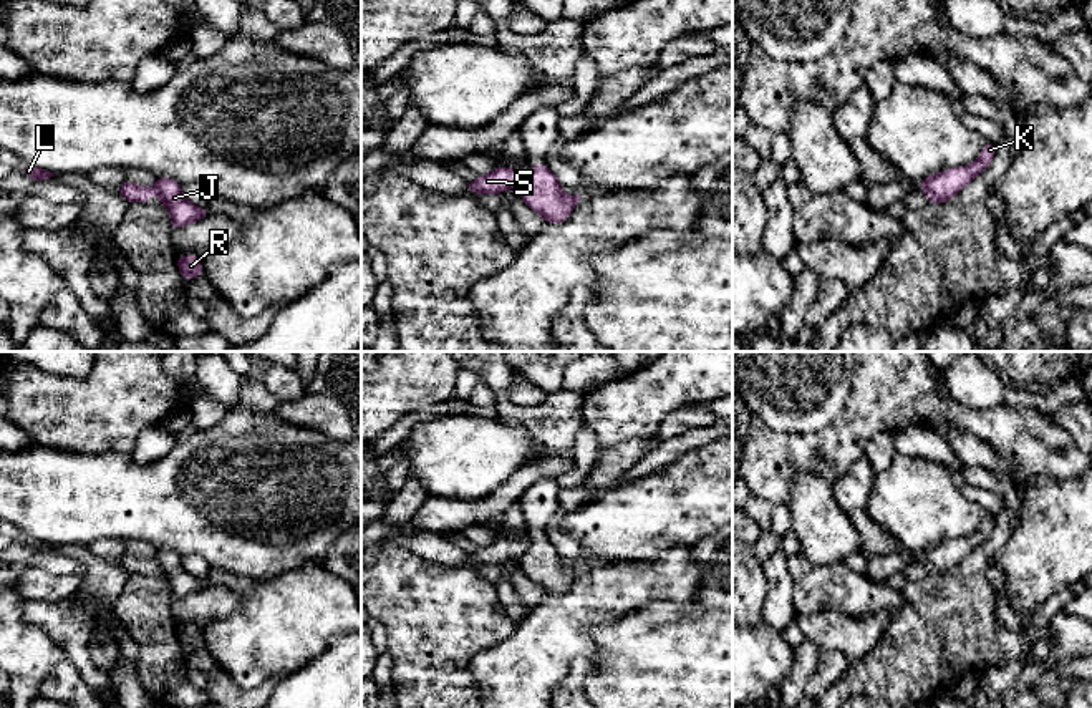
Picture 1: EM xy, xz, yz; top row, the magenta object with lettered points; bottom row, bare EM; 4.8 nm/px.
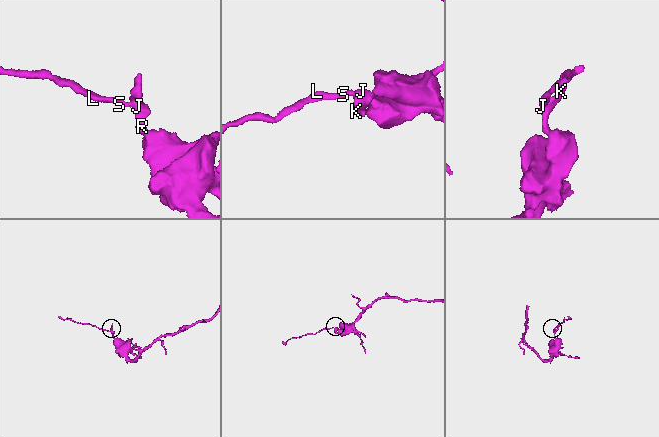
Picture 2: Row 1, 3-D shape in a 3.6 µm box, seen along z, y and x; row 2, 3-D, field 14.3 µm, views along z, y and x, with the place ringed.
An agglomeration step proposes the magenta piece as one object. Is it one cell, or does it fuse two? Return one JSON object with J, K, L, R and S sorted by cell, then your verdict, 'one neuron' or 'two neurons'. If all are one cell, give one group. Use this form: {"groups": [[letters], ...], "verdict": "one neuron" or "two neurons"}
{"groups": [["J", "K", "R"], ["L", "S"]], "verdict": "two neurons"}

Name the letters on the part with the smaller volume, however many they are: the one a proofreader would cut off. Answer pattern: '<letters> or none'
L, S

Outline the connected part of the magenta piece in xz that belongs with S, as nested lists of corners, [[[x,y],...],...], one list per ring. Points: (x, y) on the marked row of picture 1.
[[[497,167],[490,174],[482,174],[479,179],[467,182],[469,194],[495,192],[502,194],[507,187],[520,187],[527,179],[517,167]]]

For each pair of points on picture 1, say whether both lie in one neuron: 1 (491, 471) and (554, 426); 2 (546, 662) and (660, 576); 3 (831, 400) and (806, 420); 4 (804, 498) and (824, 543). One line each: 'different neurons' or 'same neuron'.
1: different neurons
2: same neuron
3: same neuron
4: same neuron

